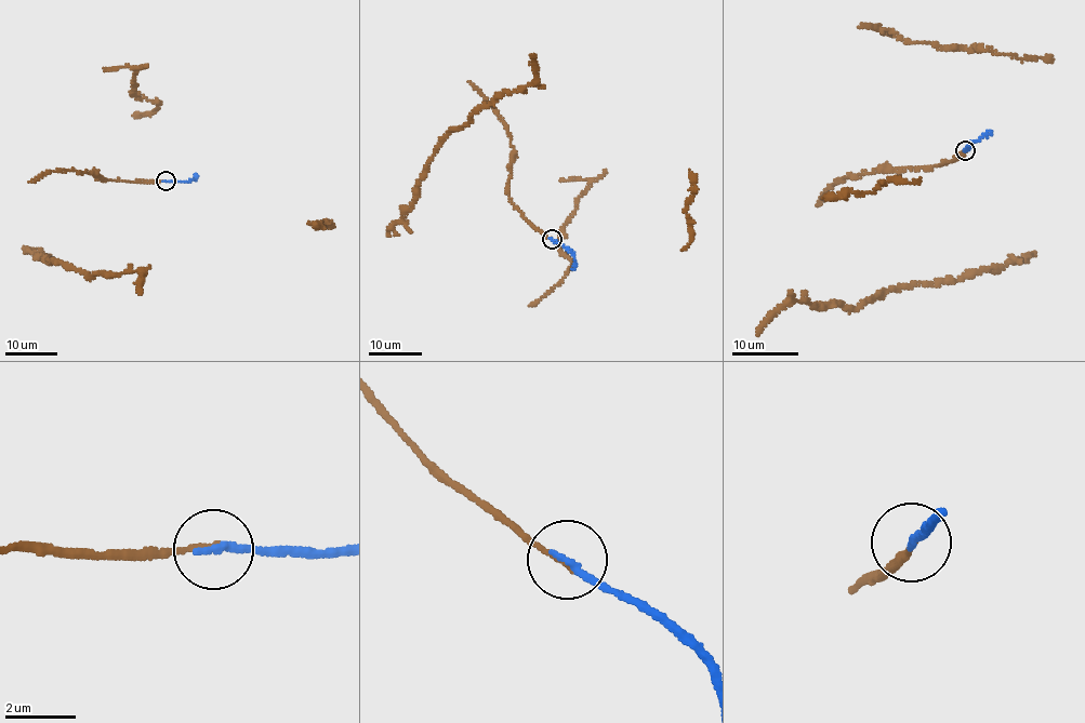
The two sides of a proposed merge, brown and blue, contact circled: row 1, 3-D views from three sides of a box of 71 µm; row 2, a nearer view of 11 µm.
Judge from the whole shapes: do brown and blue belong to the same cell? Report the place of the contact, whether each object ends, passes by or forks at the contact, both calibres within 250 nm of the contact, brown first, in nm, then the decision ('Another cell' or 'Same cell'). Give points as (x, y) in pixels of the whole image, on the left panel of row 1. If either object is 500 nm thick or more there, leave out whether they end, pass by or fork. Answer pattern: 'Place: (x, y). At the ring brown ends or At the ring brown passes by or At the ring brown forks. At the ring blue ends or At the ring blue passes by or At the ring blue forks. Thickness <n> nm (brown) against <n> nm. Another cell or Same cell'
Place: (166, 181). At the ring brown ends. At the ring blue ends. Thickness 190 nm (brown) against 240 nm. Same cell

